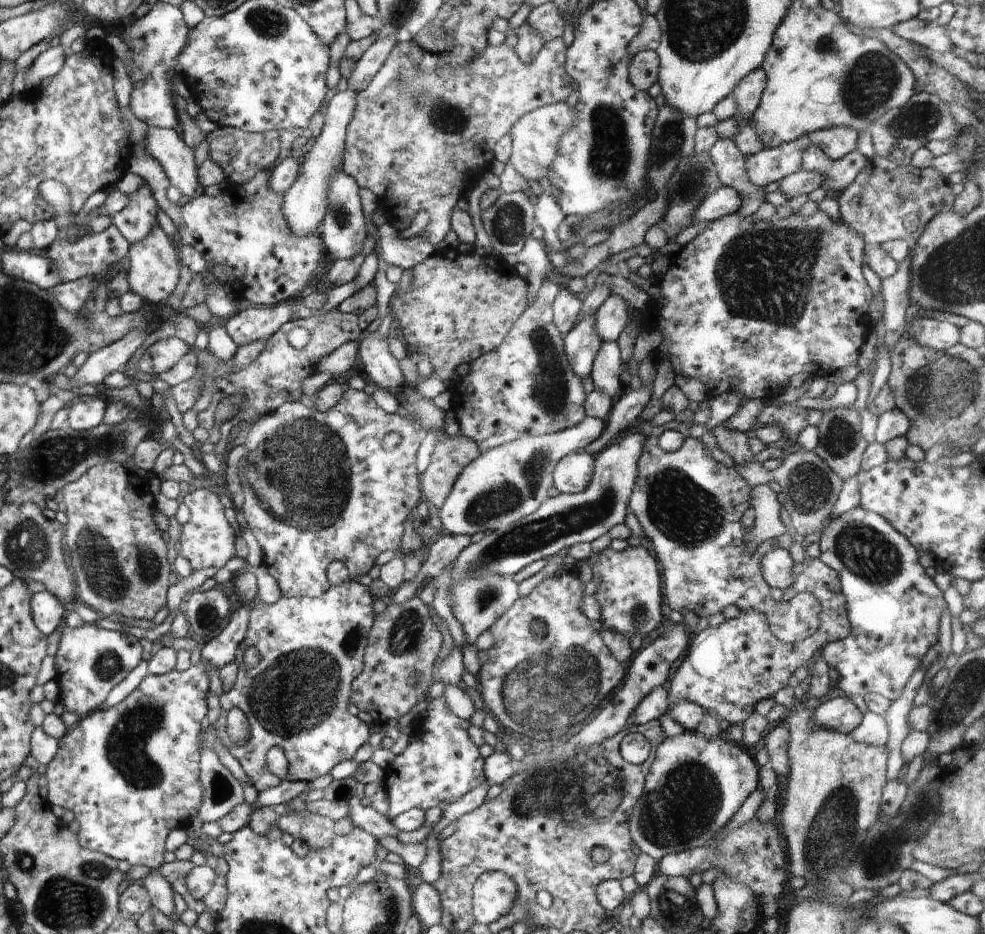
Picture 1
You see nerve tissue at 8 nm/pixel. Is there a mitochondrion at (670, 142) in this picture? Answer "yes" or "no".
yes

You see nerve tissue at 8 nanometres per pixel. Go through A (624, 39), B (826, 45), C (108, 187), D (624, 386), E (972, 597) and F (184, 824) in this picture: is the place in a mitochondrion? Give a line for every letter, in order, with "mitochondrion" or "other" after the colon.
A: other
B: mitochondrion
C: other
D: other
E: other
F: other

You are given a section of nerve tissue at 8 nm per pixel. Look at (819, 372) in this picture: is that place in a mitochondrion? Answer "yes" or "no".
no

